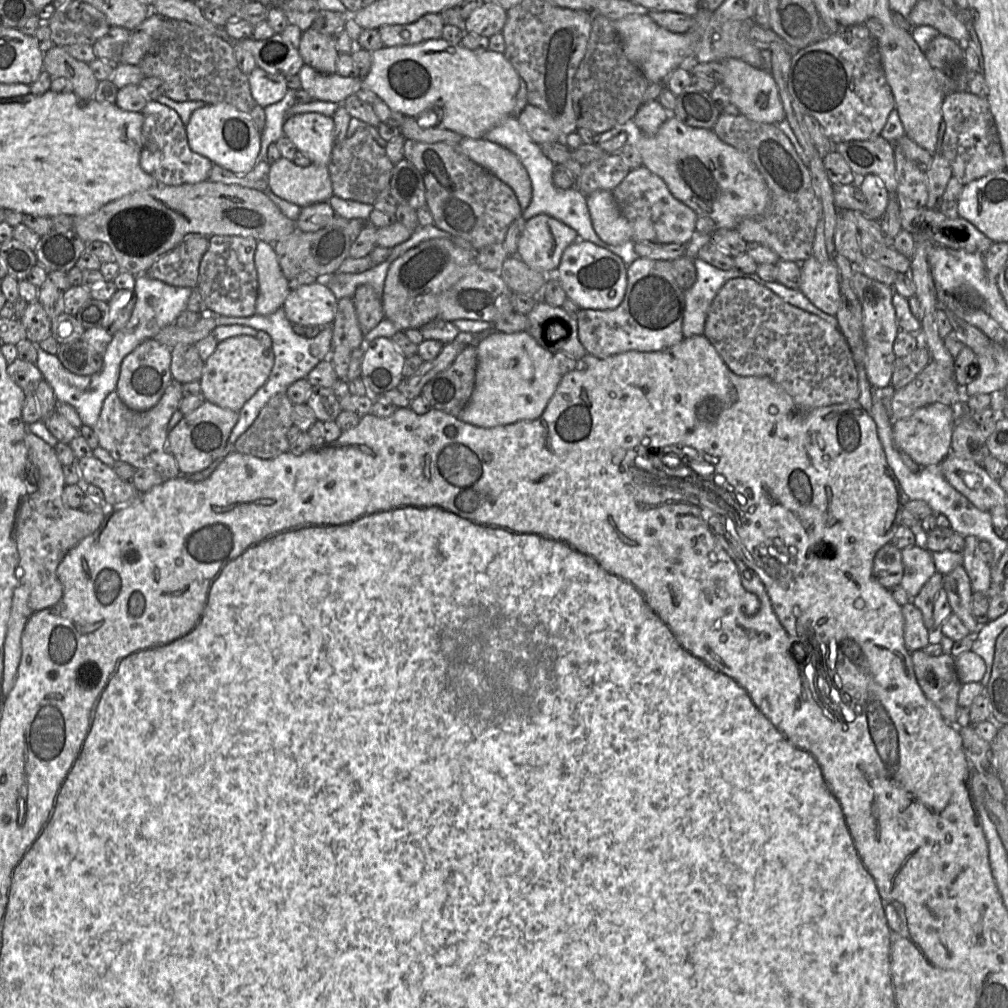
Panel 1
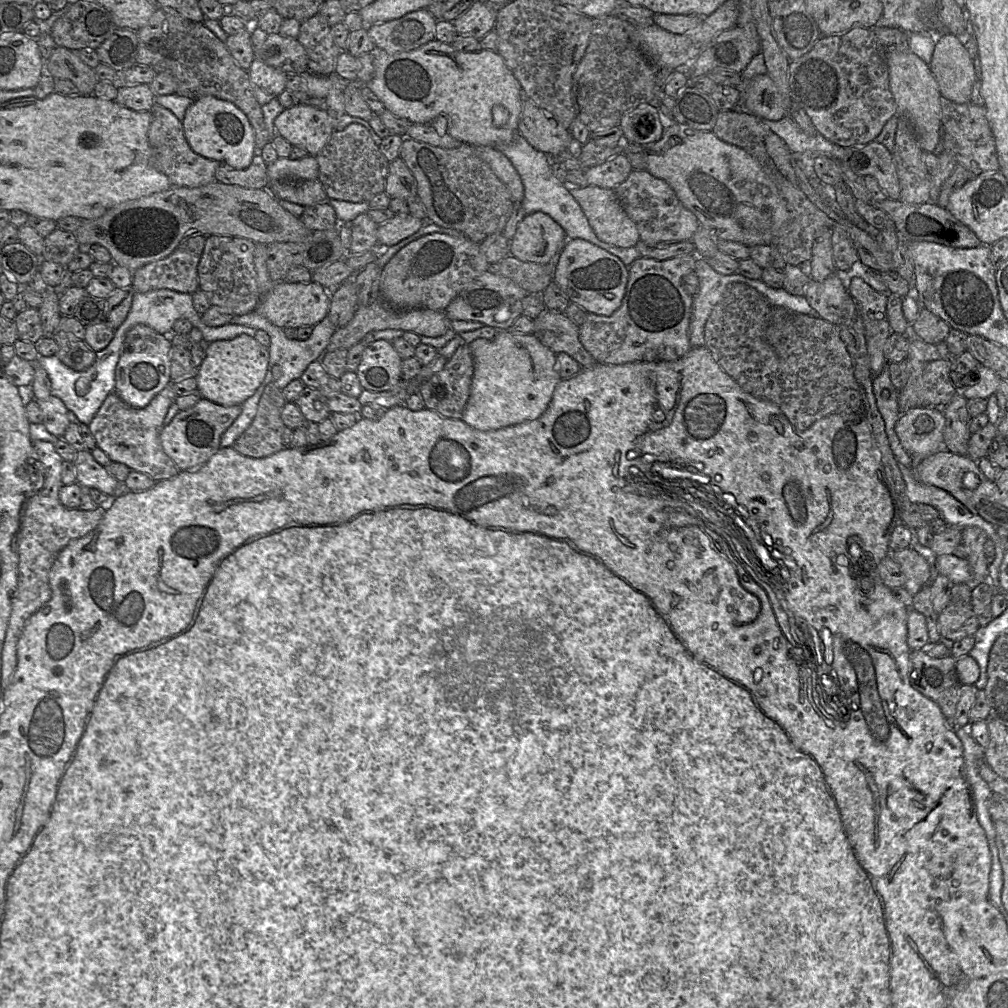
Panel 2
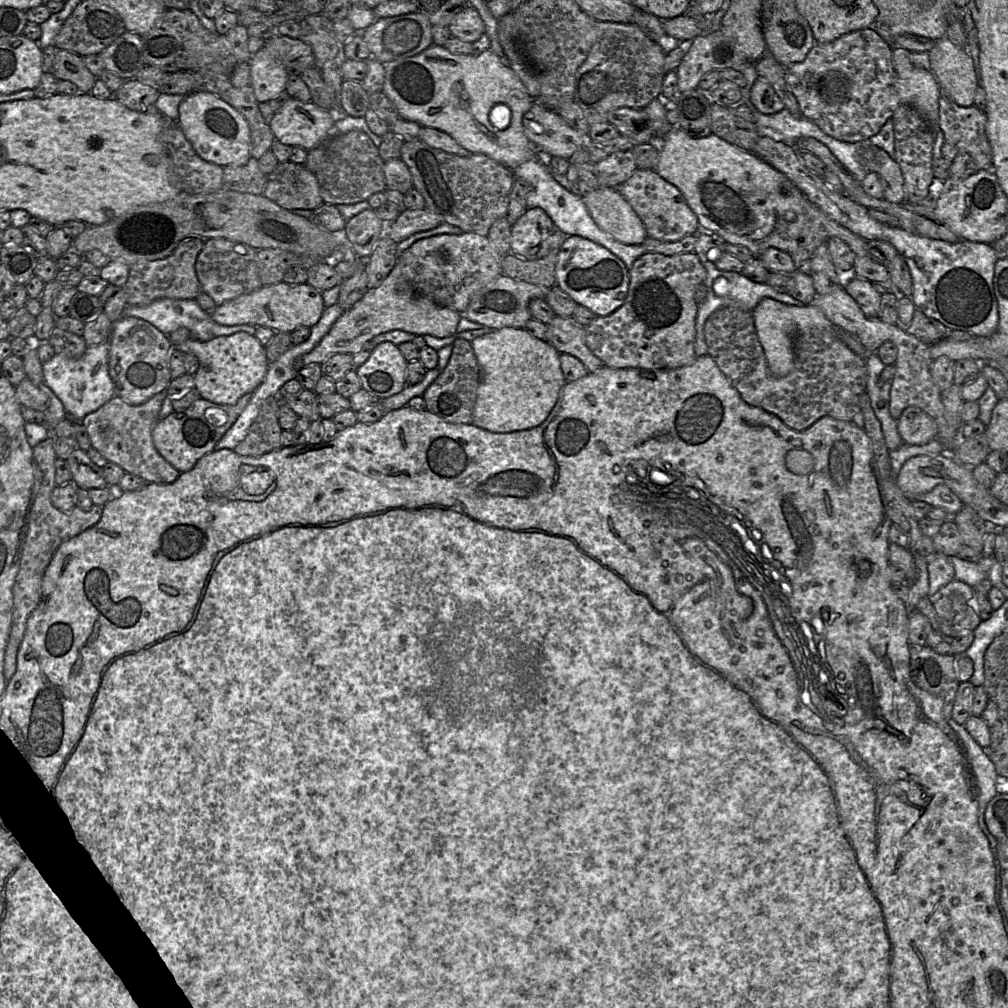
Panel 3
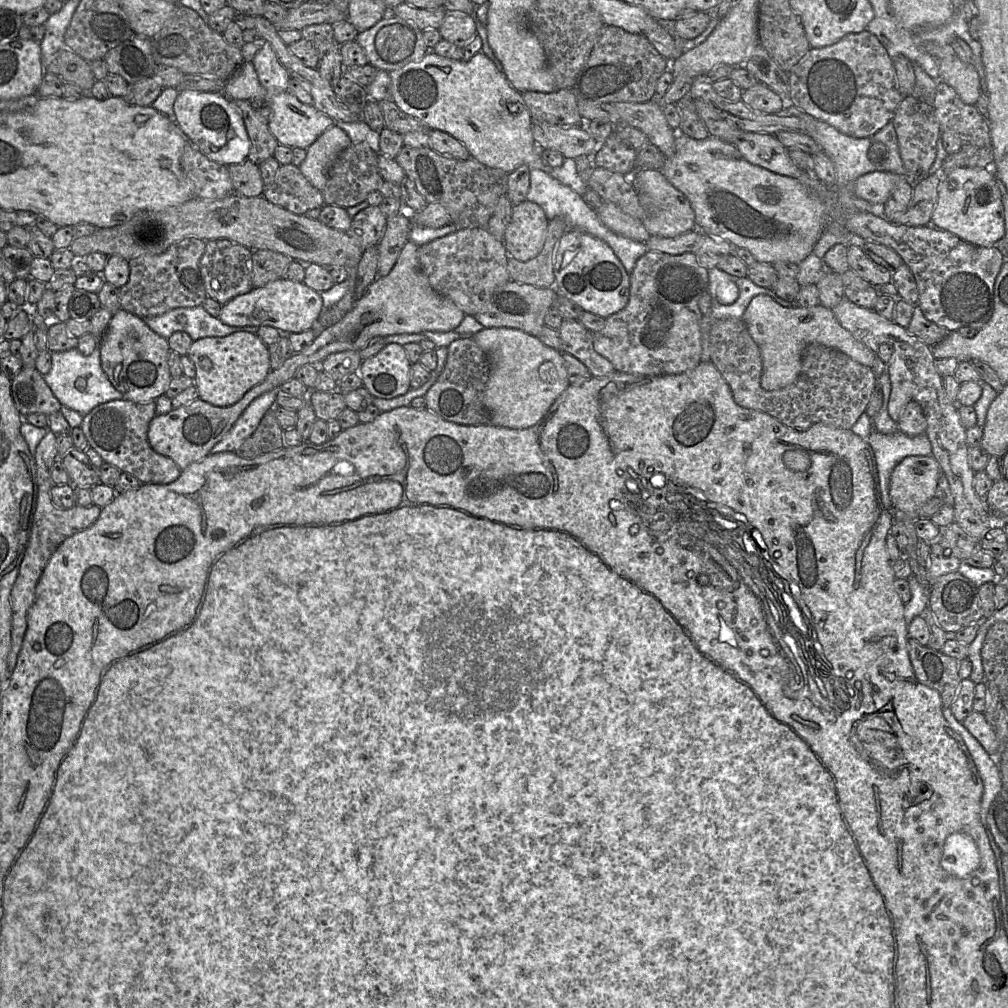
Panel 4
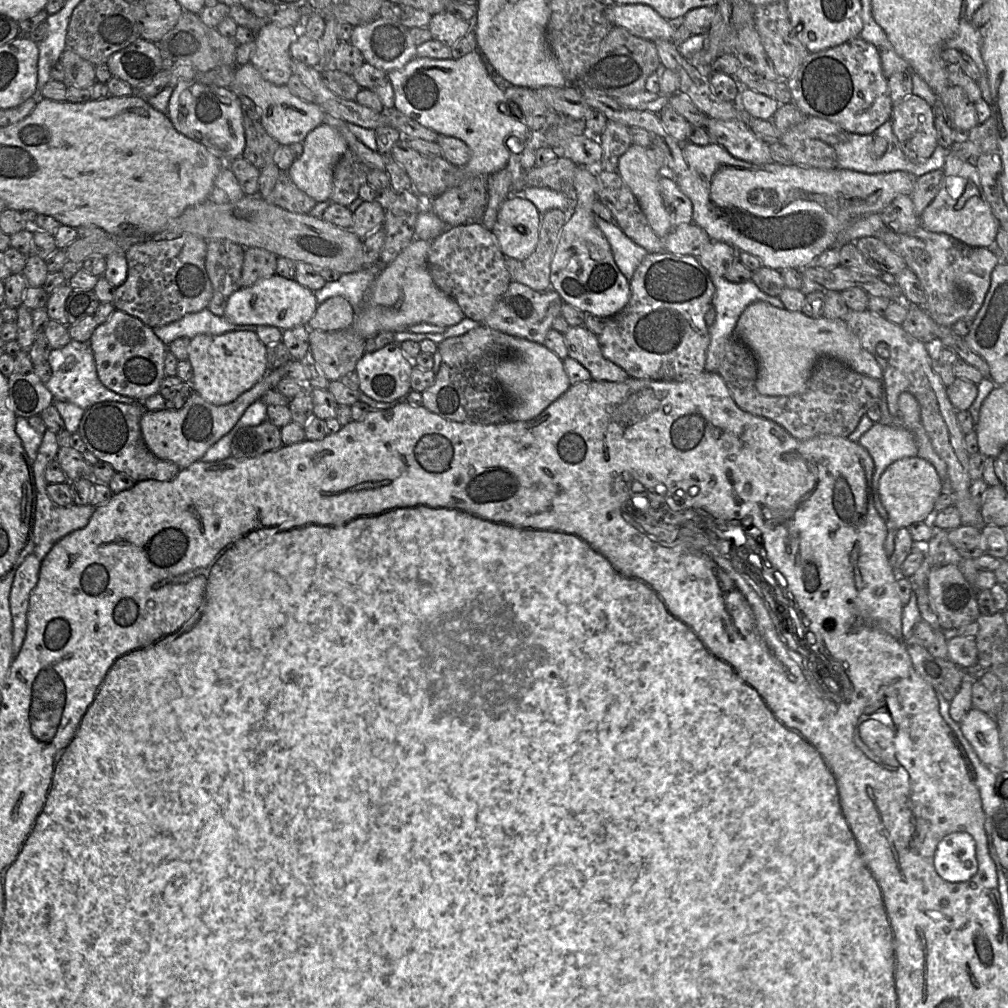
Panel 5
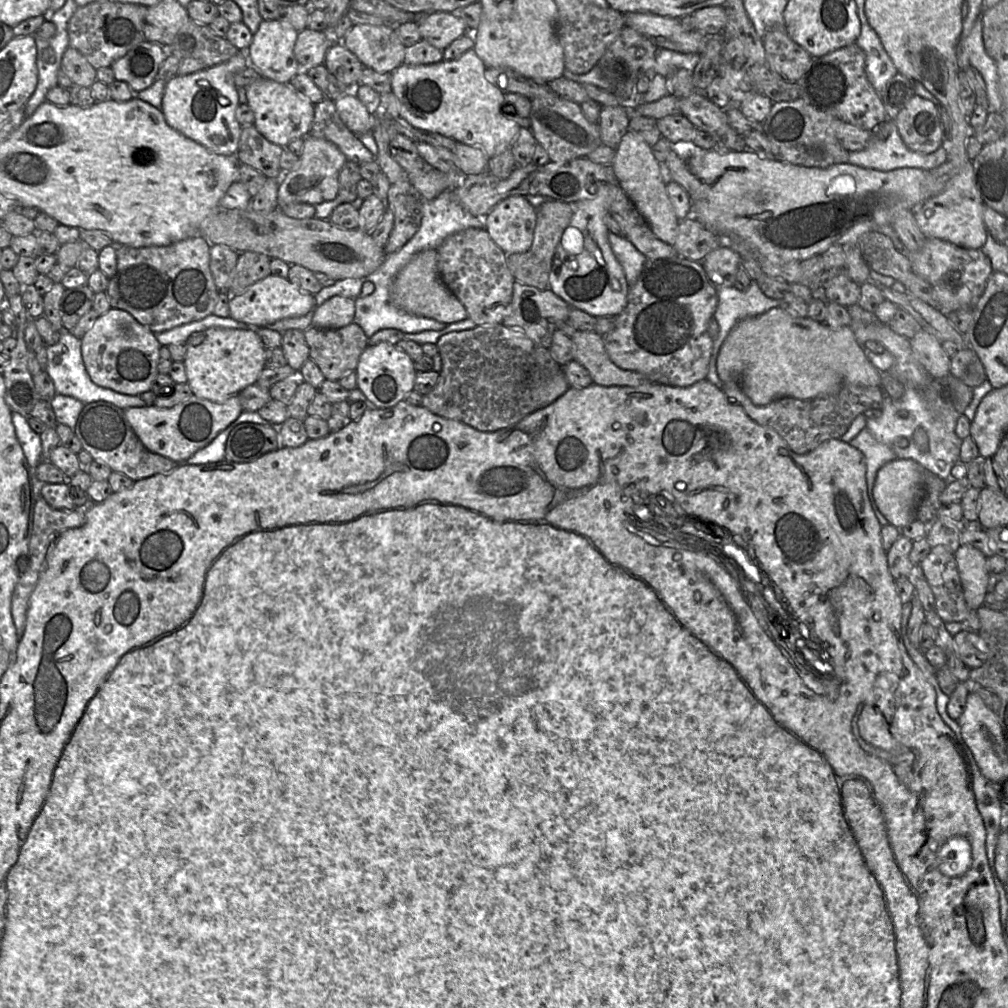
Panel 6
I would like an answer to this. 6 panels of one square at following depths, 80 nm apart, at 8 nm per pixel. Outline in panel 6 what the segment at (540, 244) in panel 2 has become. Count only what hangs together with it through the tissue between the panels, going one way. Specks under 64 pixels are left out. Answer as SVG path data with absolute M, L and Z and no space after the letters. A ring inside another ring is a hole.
M525 196L498 202L483 218L485 230L506 254L527 252L533 242L536 209Z

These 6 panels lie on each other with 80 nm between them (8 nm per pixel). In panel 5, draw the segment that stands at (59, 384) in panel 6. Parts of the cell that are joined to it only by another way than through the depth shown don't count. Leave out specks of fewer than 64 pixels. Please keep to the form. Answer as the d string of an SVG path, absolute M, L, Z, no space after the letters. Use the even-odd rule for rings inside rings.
M72 339L66 346L58 349L52 349L49 353L47 361L49 362L52 369L52 376L45 385L53 394L55 400L73 403L84 410L100 402L115 401L132 404L137 401L132 397L121 395L108 389L100 381L97 374L93 351L87 342L80 342Z

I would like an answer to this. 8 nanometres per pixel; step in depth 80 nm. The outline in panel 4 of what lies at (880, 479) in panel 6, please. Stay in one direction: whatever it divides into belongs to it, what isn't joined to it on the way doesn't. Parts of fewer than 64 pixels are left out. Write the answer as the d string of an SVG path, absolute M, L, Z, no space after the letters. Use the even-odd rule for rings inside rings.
M907 456L892 471L890 498L893 507L917 520L921 508L935 497L942 474L933 456Z

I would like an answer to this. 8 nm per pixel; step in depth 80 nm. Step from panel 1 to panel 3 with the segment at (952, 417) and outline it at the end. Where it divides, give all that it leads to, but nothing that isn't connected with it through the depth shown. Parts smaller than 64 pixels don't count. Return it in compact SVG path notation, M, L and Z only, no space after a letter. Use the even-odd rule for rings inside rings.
M909 406L898 419L898 432L904 443L924 445L936 438L938 427L935 420L922 409Z

